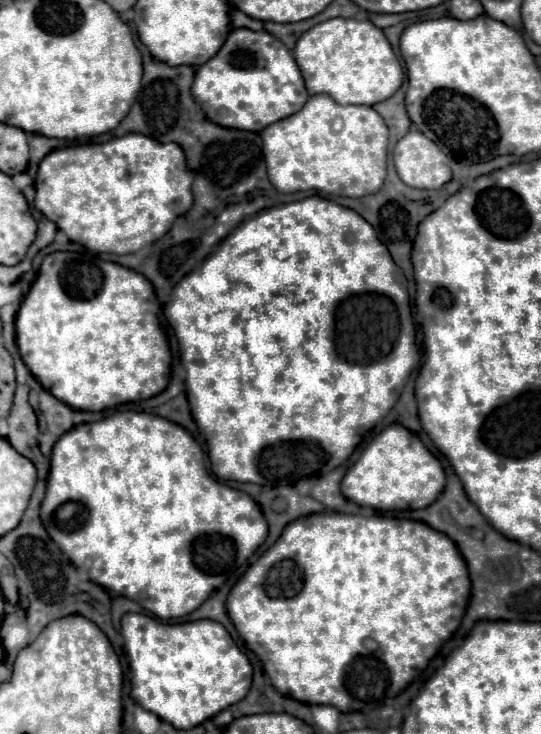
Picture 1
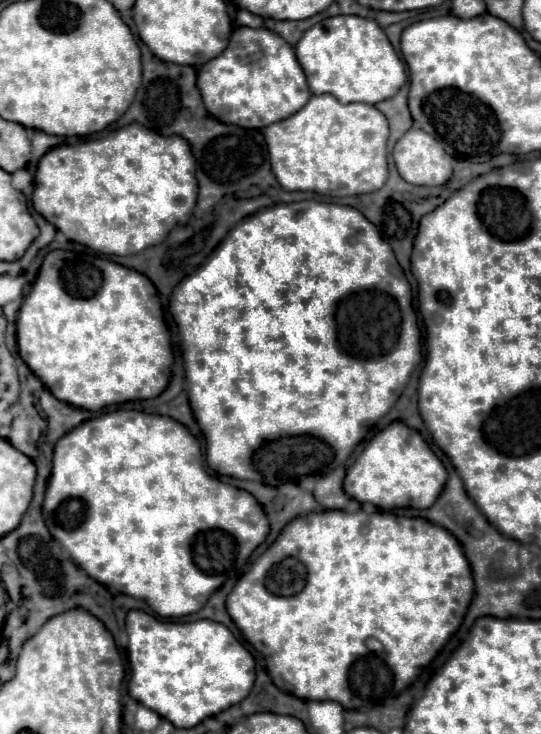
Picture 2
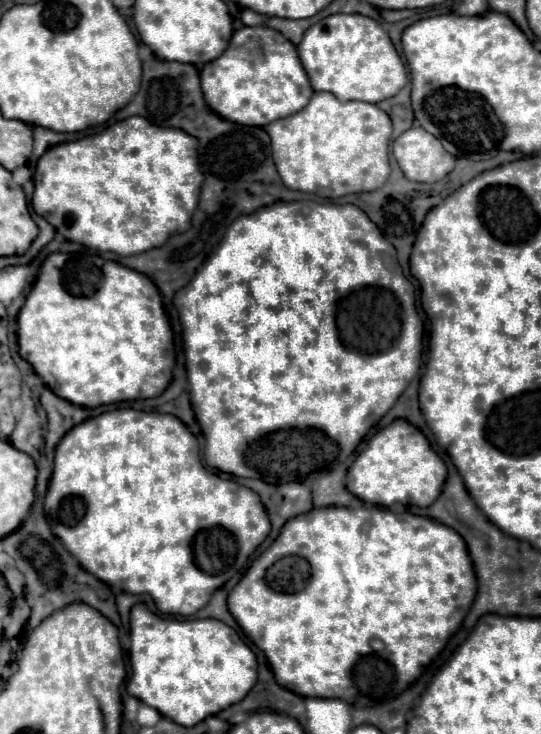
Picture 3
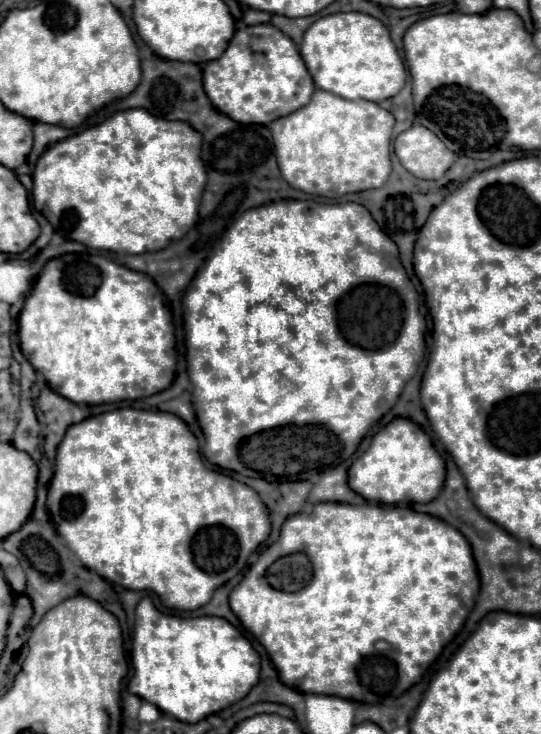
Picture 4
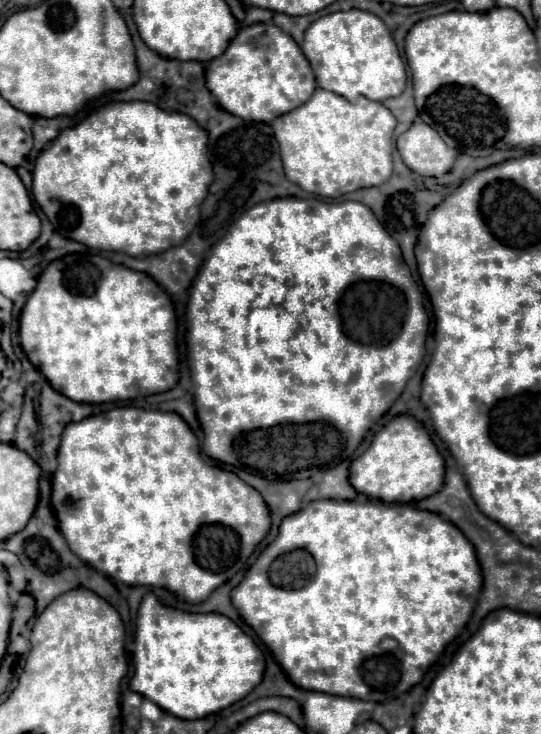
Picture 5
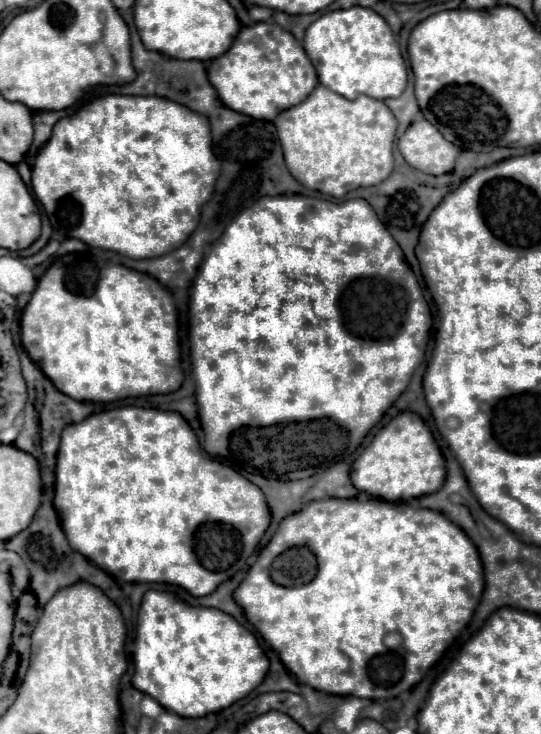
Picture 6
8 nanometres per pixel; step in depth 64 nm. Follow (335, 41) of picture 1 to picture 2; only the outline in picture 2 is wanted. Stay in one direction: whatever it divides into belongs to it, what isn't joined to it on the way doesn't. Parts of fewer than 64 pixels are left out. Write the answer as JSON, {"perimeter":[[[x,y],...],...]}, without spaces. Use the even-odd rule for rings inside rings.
{"perimeter":[[[332,16],[304,32],[296,44],[298,62],[312,94],[332,94],[342,104],[378,104],[406,84],[406,70],[378,22],[362,16]]]}

